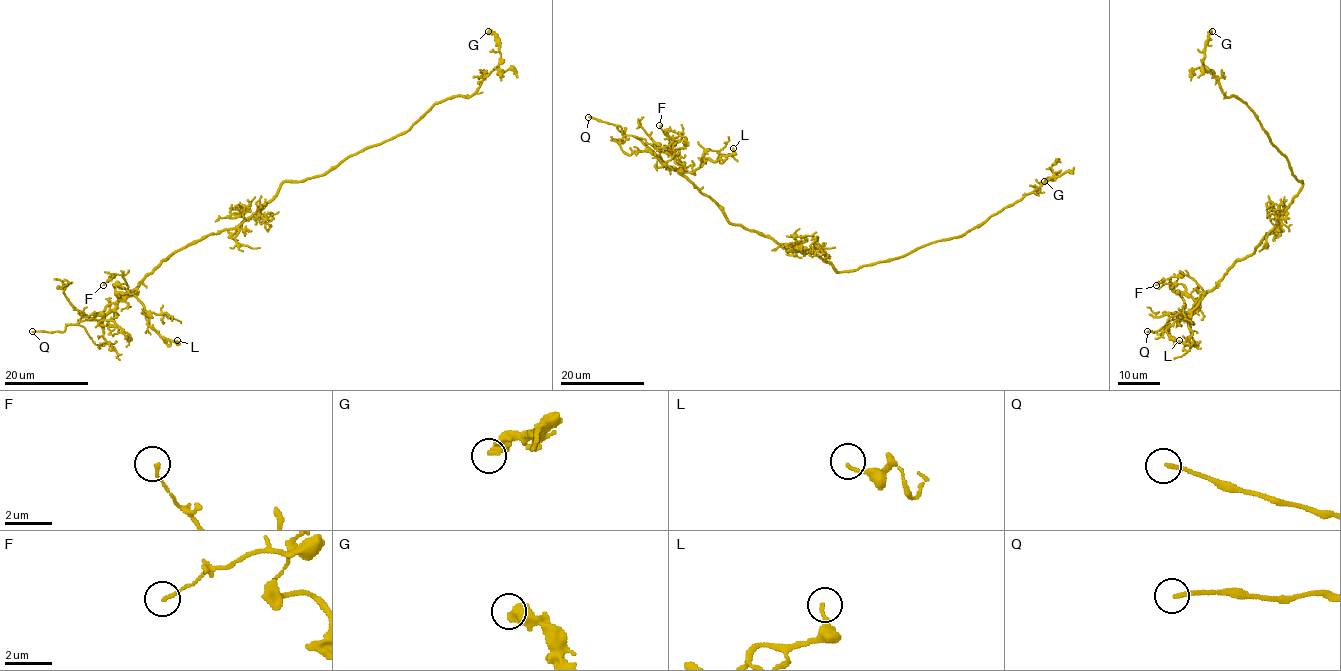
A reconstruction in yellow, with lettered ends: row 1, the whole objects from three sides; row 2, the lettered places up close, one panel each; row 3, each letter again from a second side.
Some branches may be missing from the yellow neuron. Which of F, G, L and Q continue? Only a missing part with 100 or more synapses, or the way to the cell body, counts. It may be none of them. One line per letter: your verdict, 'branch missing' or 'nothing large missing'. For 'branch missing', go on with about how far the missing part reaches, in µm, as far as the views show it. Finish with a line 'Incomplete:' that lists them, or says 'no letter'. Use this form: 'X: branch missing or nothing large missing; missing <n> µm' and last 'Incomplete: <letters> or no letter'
F: nothing large missing
G: nothing large missing
L: nothing large missing
Q: branch missing; missing 25 µm
Incomplete: Q

